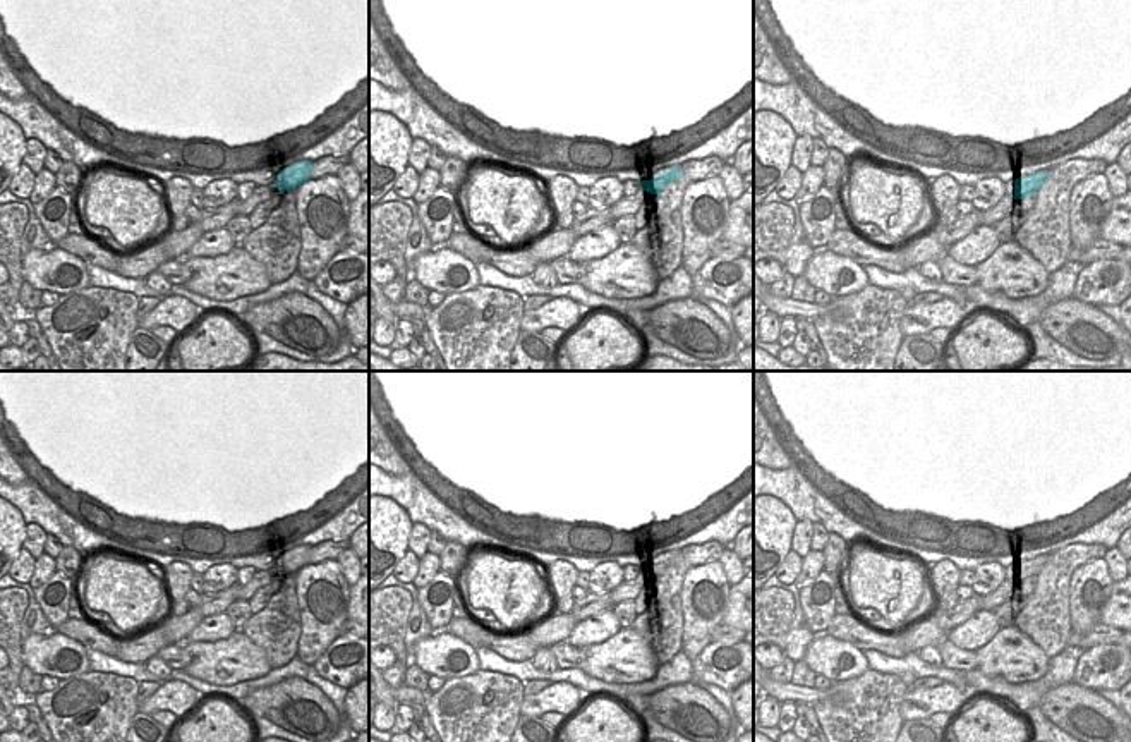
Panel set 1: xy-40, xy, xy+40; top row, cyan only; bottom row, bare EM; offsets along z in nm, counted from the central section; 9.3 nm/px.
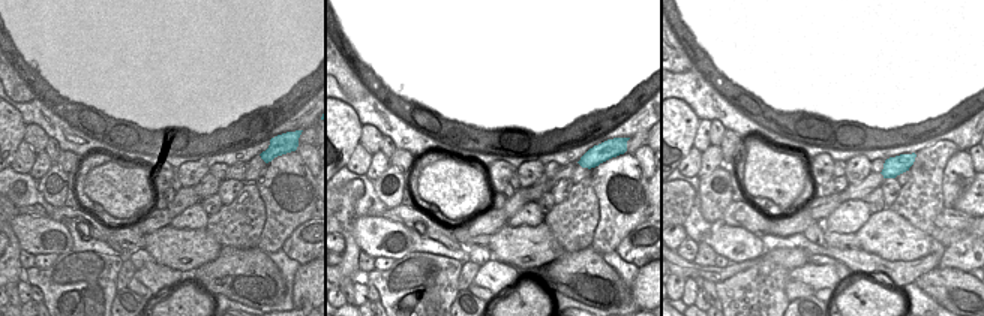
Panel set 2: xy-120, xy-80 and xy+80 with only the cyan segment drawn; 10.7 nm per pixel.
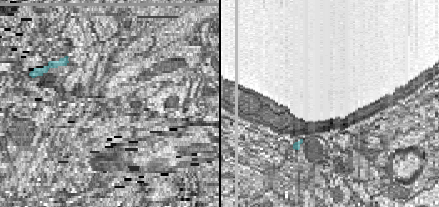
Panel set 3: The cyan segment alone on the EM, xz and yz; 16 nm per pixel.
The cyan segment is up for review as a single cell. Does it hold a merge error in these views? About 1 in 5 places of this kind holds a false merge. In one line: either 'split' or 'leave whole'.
leave whole

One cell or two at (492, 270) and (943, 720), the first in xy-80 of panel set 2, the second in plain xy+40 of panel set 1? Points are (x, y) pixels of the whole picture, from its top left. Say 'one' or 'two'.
two

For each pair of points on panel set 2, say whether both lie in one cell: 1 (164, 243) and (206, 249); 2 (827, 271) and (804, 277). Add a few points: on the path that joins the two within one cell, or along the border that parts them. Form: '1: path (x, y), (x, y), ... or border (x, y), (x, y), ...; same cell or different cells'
1: path (174, 247), (195, 249); same cell
2: path (821, 277), (810, 277); same cell

